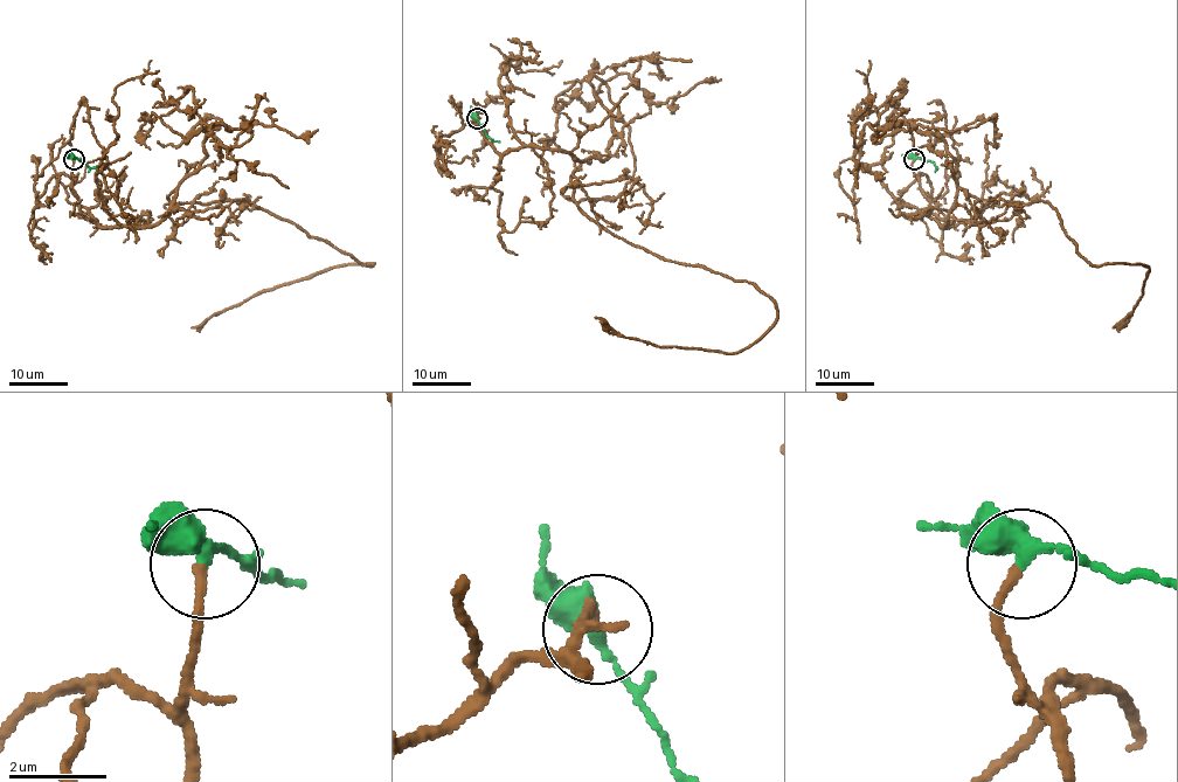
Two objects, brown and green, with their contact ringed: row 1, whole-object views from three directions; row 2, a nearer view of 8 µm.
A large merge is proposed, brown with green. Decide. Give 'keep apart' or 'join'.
join

